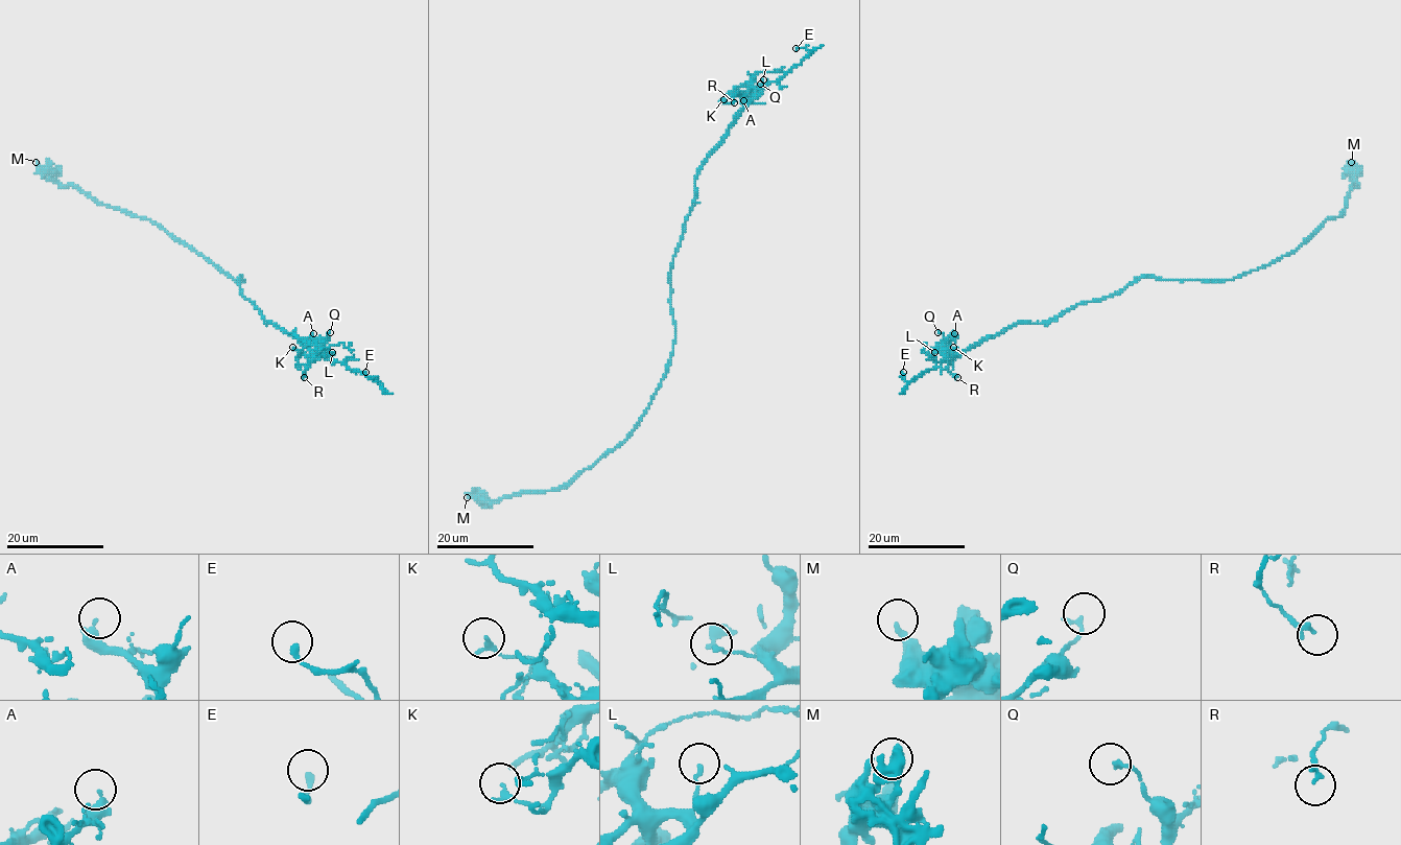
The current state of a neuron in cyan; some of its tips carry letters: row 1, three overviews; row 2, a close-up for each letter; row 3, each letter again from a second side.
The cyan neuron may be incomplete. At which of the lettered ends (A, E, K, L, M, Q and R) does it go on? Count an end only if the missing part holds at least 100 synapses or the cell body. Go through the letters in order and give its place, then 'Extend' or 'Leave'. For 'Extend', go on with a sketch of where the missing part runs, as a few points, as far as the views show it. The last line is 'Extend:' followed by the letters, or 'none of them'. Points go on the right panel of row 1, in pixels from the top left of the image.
A: Place: (954, 333). Leave
E: Place: (903, 372). Leave
K: Place: (953, 347). Leave
L: Place: (934, 352). Leave
M: Place: (1351, 162). Leave
Q: Place: (938, 332). Leave
R: Place: (957, 377). Leave
Extend: none of them

